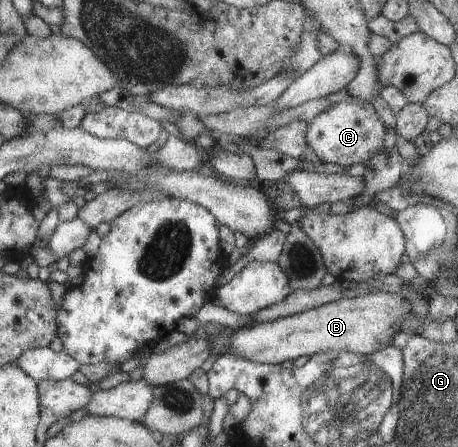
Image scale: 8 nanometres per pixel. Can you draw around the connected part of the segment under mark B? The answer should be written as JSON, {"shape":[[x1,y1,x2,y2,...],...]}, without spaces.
{"shape":[[371,291,354,298,341,298,275,321,241,327,231,336,226,353,264,364,281,364,300,355,307,357,327,350,372,354,389,347,389,339,395,335,395,325,404,311,410,311,410,307,399,293]]}

